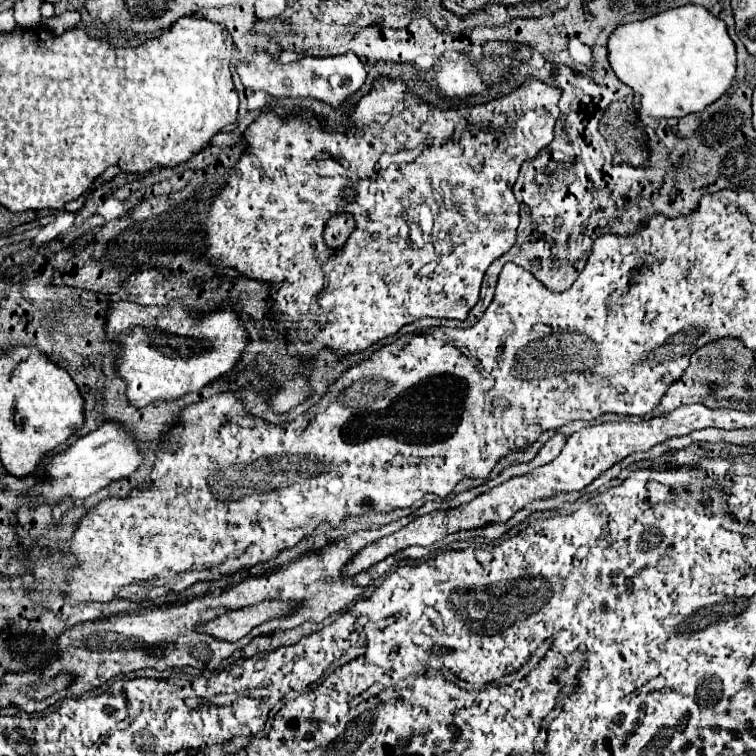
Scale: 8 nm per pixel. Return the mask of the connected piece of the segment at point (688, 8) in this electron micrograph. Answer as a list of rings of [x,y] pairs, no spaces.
[[[686,4],[660,12],[642,22],[618,26],[608,38],[608,62],[614,74],[640,96],[642,110],[648,116],[678,118],[692,112],[702,112],[730,88],[736,74],[736,48],[726,32],[724,20],[712,16],[704,6]]]

